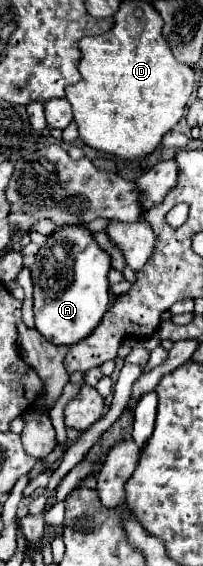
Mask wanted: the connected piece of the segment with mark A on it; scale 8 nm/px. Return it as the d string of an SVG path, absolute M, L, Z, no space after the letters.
M82 225L66 227L52 237L48 237L46 245L38 251L36 263L32 265L32 281L34 281L34 323L44 339L54 345L76 345L78 341L92 335L96 325L102 321L108 309L108 271L110 261L108 255L94 243L92 233Z

